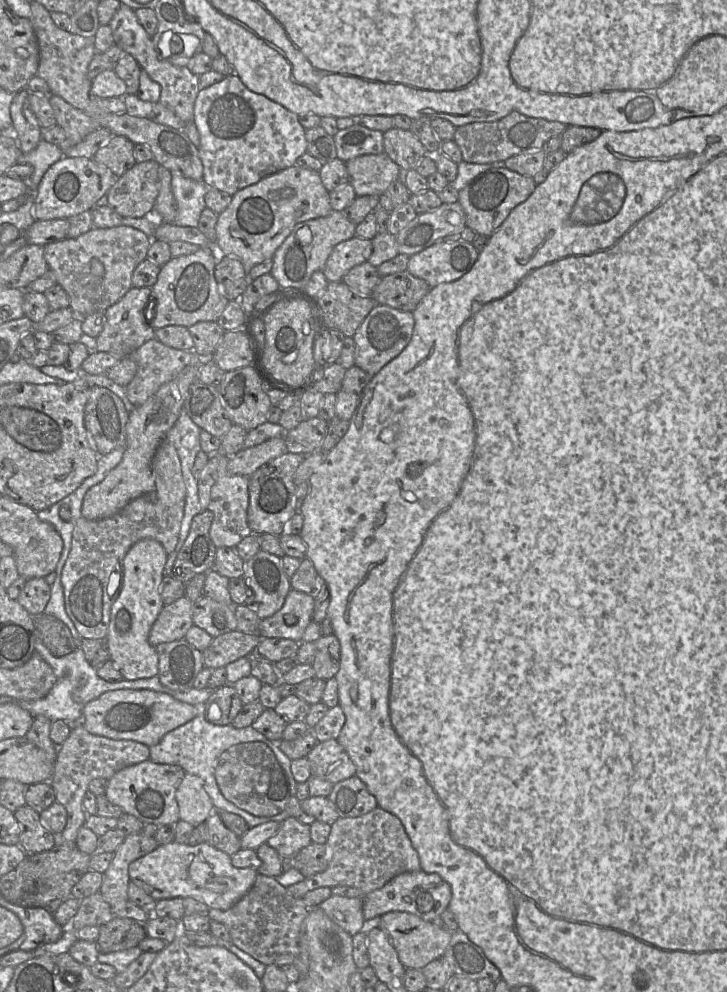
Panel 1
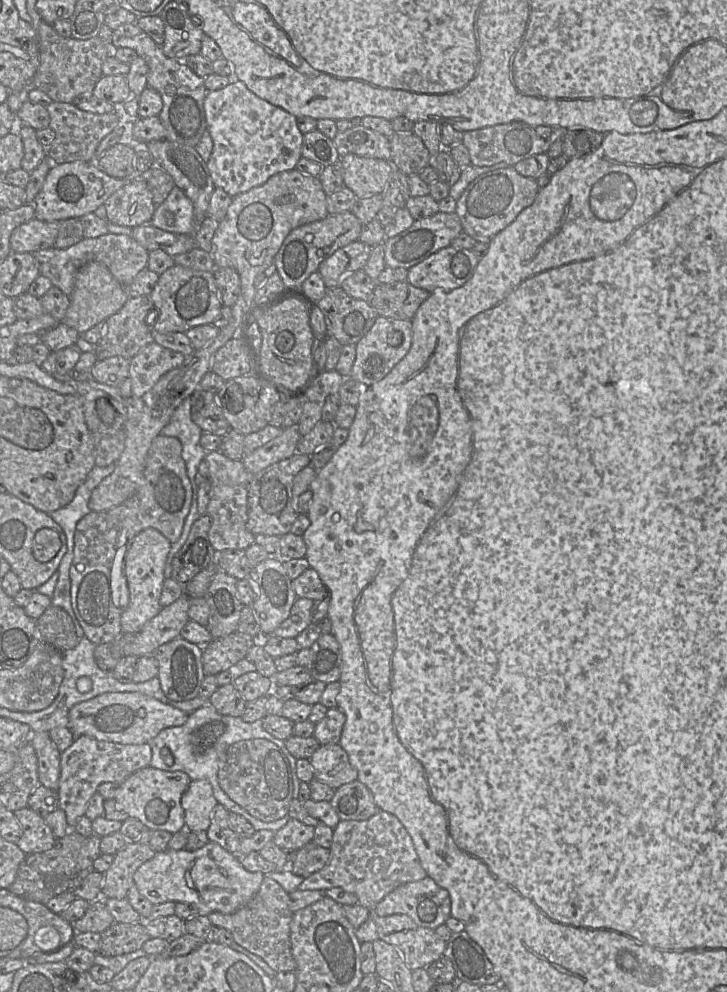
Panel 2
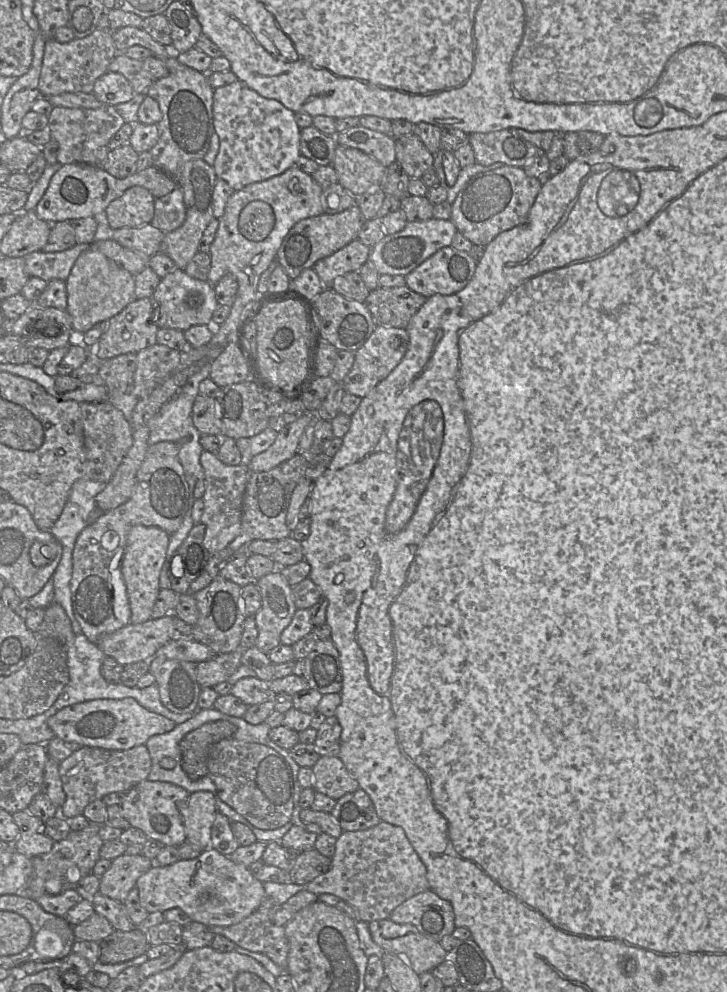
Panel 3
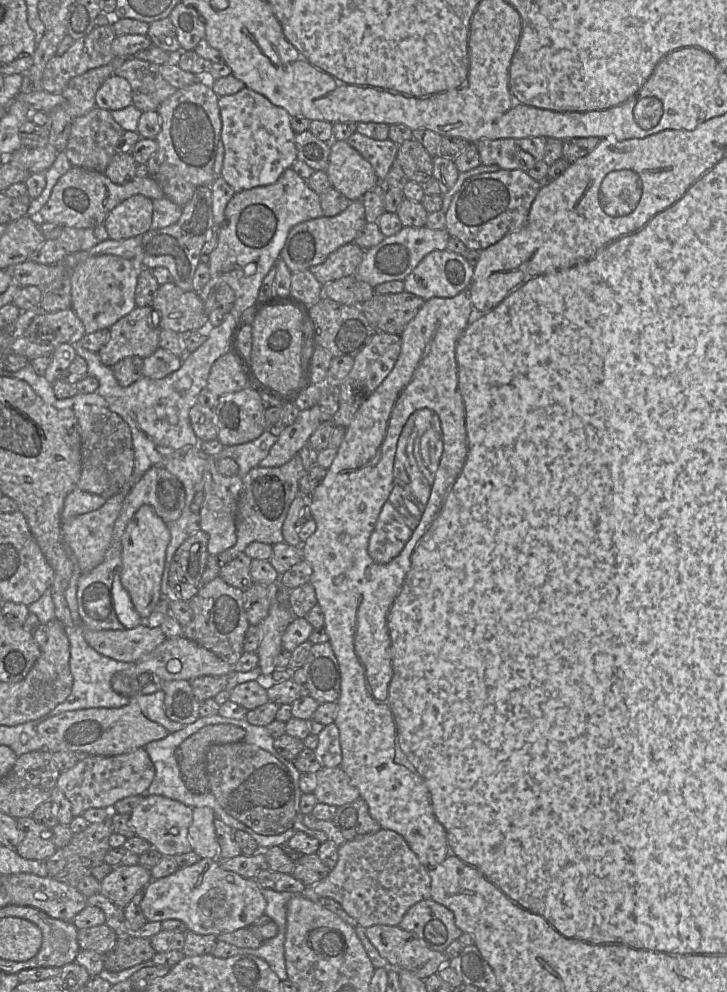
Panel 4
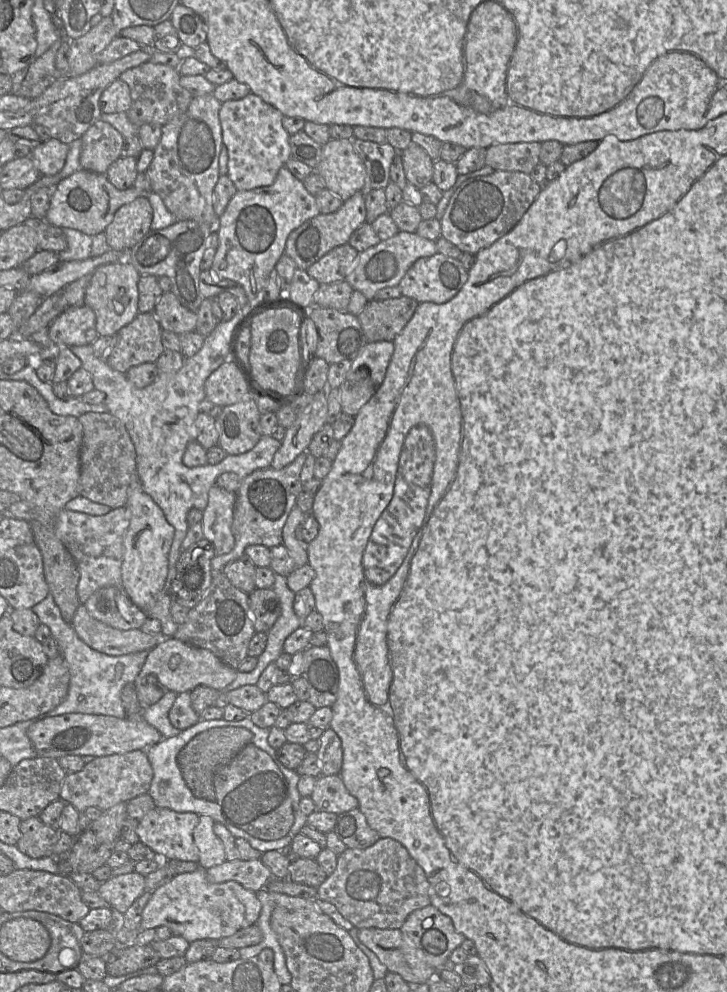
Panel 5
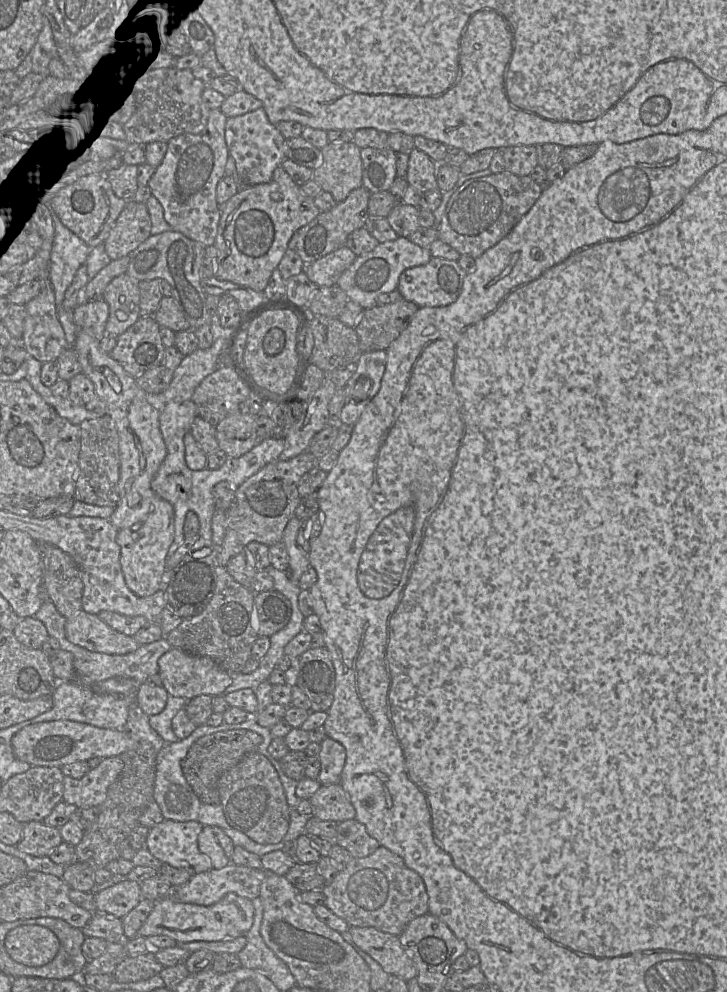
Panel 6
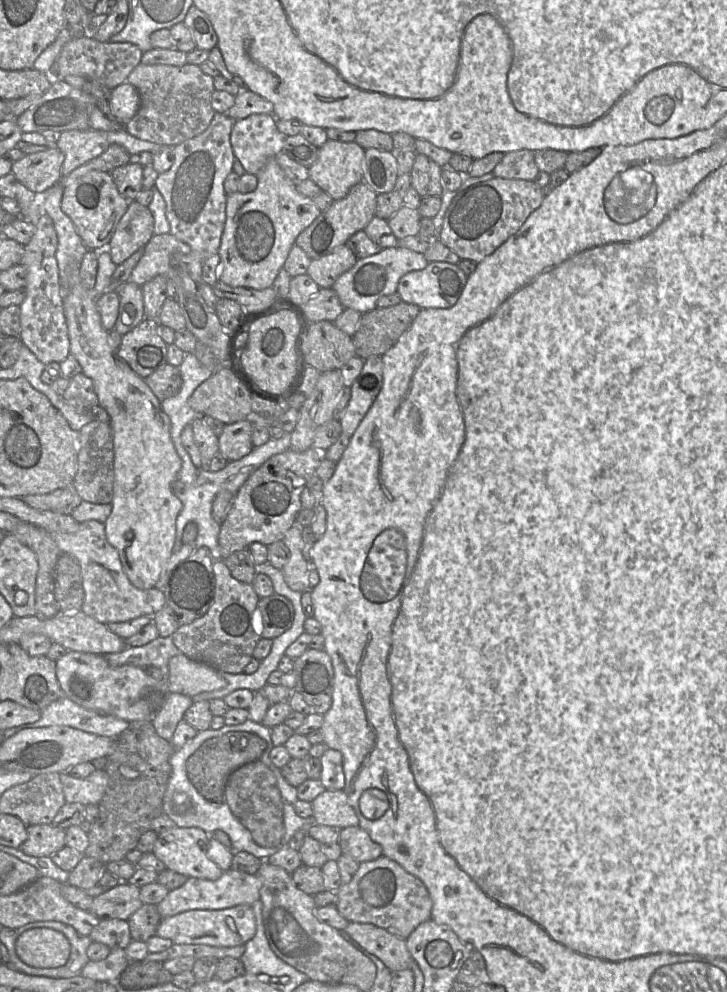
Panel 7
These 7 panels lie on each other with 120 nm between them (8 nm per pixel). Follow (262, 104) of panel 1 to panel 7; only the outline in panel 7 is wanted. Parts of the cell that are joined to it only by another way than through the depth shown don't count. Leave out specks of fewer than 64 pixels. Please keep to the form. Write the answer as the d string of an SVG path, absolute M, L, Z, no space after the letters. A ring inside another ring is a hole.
M252 114L234 121L230 142L235 158L245 171L256 175L268 159L282 152L284 138L273 114Z

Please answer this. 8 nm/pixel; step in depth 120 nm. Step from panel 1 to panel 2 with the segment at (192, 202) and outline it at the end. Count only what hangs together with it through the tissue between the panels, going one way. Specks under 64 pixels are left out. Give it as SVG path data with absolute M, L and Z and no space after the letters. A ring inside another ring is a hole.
M174 186L164 202L156 206L150 223L168 232L194 235L193 204L180 188Z

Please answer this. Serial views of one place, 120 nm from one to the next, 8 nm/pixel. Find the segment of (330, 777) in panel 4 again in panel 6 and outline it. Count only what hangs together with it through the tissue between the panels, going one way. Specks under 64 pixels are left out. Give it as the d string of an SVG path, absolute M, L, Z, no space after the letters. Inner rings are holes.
M340 783L321 785L309 801L312 815L320 820L340 823L356 818L356 810Z

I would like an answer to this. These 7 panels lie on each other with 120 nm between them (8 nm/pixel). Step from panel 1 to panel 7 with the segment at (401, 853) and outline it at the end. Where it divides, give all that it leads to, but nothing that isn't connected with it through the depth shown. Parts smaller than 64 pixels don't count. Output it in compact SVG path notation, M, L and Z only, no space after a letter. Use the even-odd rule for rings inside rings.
M385 855L373 861L360 863L352 880L347 884L342 884L336 891L336 895L337 910L349 922L371 923L404 940L419 924L431 919L432 899L425 884Z

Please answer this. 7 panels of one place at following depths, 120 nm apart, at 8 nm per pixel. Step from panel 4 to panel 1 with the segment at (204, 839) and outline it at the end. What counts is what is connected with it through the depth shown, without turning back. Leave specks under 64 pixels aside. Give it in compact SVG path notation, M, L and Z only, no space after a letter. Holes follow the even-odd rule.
M186 773L175 797L180 819L194 827L205 823L214 811L213 802L205 791L203 780L197 775Z

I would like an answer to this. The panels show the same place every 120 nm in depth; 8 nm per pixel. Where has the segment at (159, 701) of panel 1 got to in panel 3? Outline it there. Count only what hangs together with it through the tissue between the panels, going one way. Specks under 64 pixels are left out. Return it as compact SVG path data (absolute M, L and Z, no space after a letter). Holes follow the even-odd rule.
M134 698L97 699L67 706L48 719L55 737L70 743L110 750L128 750L144 745L157 734L170 732L176 727L172 720L151 712Z

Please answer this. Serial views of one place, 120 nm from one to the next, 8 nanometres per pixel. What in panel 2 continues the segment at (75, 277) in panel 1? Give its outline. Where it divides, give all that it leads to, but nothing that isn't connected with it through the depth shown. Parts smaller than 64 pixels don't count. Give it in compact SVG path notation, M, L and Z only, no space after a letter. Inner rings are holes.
M107 233L95 238L83 238L65 249L52 247L39 250L33 255L38 263L40 275L48 278L53 286L70 296L74 288L75 275L86 263L97 261L104 264L123 287L128 287L136 275L147 267L148 253L149 251L130 235Z

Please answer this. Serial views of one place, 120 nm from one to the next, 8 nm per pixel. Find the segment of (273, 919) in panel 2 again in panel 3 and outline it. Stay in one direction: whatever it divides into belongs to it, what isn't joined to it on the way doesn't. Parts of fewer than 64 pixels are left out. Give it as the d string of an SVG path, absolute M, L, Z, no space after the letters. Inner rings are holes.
M266 897L258 909L241 922L209 928L214 935L225 936L244 949L264 954L286 971L289 942L284 926L275 925L270 918L274 906L274 901Z

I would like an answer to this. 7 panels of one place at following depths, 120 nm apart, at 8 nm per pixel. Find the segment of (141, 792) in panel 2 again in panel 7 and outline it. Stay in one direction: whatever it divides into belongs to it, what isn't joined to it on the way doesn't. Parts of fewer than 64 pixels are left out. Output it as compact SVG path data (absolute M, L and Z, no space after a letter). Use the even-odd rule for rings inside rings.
M173 827L158 834L153 854L167 869L185 876L217 880L223 874L207 856L211 835L197 827Z

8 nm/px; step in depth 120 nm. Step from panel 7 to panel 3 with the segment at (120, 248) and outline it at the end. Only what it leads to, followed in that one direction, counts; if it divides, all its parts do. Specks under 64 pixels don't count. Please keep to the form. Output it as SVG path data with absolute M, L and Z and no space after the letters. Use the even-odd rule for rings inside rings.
M133 186L110 202L105 209L109 226L121 228L141 227L154 216L154 196L144 187Z

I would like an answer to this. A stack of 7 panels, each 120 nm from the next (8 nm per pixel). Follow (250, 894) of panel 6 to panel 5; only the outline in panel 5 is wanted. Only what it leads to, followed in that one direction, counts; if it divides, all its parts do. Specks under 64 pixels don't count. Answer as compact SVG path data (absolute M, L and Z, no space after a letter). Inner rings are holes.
M261 859L255 860L226 860L206 871L207 880L211 883L235 881L253 892L264 889L272 878L270 869Z

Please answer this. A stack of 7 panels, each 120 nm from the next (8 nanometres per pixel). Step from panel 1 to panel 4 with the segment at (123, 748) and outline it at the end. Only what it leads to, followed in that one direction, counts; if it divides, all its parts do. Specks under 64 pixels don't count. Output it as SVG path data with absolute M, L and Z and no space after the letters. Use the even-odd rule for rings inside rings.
M144 748L116 755L89 755L79 760L76 765L60 773L57 780L58 789L71 803L74 817L81 816L90 808L112 809L119 800L145 795L155 777L155 766Z

